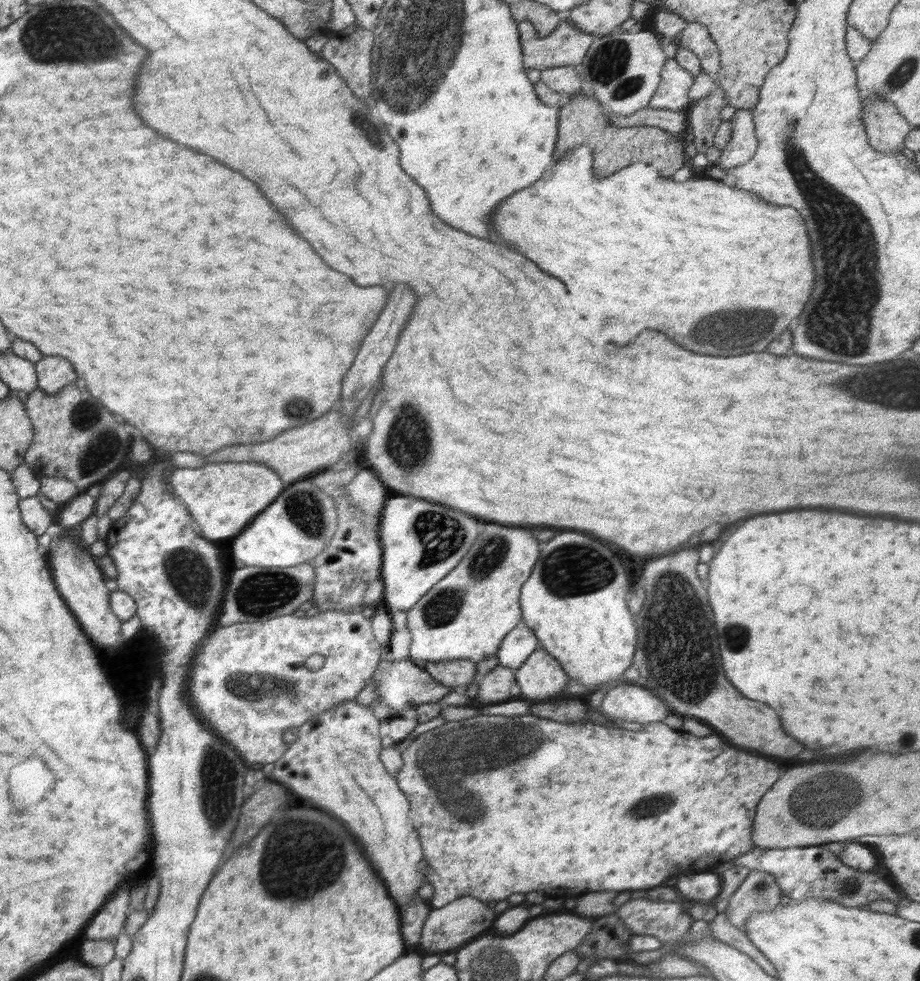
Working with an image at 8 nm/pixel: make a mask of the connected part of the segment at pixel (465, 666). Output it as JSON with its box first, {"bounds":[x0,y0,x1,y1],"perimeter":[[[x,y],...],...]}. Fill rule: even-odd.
{"bounds":[422,659,477,691],"perimeter":[[[468,659],[425,661],[422,665],[440,684],[453,690],[464,691],[477,674],[476,663]]]}

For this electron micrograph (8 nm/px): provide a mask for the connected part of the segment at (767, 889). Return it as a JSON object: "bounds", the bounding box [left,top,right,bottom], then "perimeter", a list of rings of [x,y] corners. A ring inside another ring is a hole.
{"bounds":[725,871,780,932],"perimeter":[[[750,871],[745,880],[729,898],[725,914],[727,920],[742,932],[750,915],[774,910],[780,905],[780,887],[775,878],[764,871]]]}

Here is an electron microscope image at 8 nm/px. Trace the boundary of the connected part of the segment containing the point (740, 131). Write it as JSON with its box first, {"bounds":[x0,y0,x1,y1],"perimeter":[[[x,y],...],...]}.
{"bounds":[717,109,758,171],"perimeter":[[[736,109],[729,119],[731,124],[730,142],[721,150],[717,166],[725,171],[746,164],[758,148],[753,114],[750,110]]]}

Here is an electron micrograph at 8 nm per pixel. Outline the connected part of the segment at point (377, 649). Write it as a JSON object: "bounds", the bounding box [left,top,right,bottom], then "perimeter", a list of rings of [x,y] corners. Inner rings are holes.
{"bounds":[187,610,382,766],"perimeter":[[[326,610],[312,617],[289,614],[228,627],[218,626],[206,637],[189,666],[187,697],[199,718],[236,748],[246,766],[275,764],[290,746],[282,739],[282,734],[288,728],[299,728],[315,714],[356,698],[372,680],[381,653],[382,646],[373,635],[371,620],[360,611]],[[312,654],[321,654],[325,658],[324,666],[319,670],[304,666]]]}

